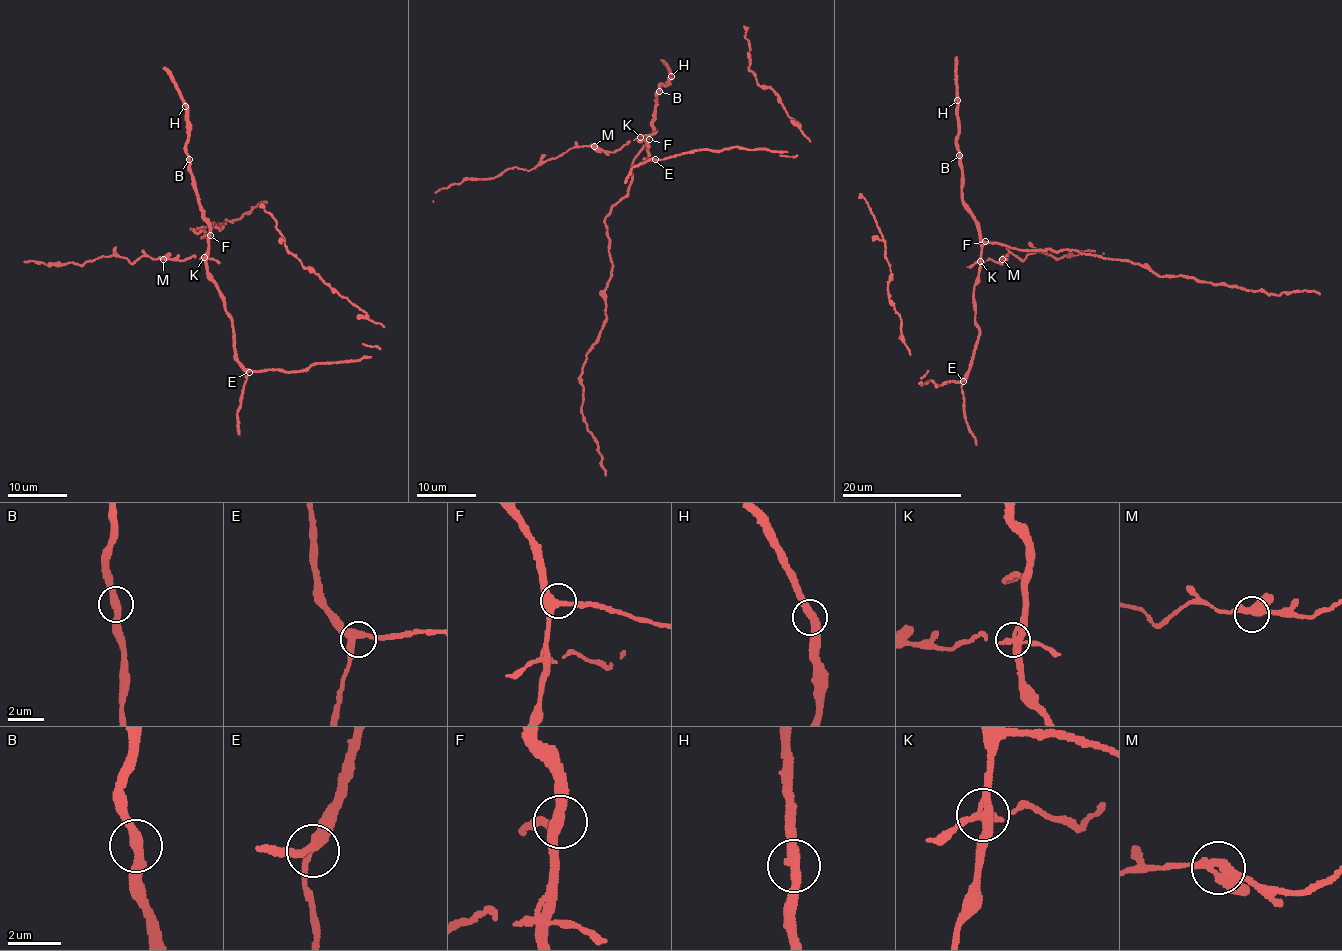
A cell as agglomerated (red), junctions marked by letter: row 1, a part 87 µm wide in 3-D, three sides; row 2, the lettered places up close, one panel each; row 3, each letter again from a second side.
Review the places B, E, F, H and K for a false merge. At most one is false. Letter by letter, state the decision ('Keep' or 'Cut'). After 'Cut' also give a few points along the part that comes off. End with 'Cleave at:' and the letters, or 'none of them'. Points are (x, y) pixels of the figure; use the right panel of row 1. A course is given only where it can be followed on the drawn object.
B: Keep
E: Keep
F: Keep
H: Keep
K: Cut. Course of the part to remove: (980, 260), (1001, 263), (1010, 253), (1022, 259), (1036, 251), (1060, 258), (1088, 250), (1104, 254)
Cleave at: K

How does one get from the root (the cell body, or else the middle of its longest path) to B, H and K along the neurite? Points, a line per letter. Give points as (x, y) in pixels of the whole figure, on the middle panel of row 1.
B: (646, 149), (649, 147), (647, 141), (640, 140), (654, 129), (659, 91)
H: (646, 149), (649, 147), (647, 141), (640, 140), (654, 129), (657, 93), (671, 76)
K: (646, 149), (649, 147), (647, 141), (639, 137)

